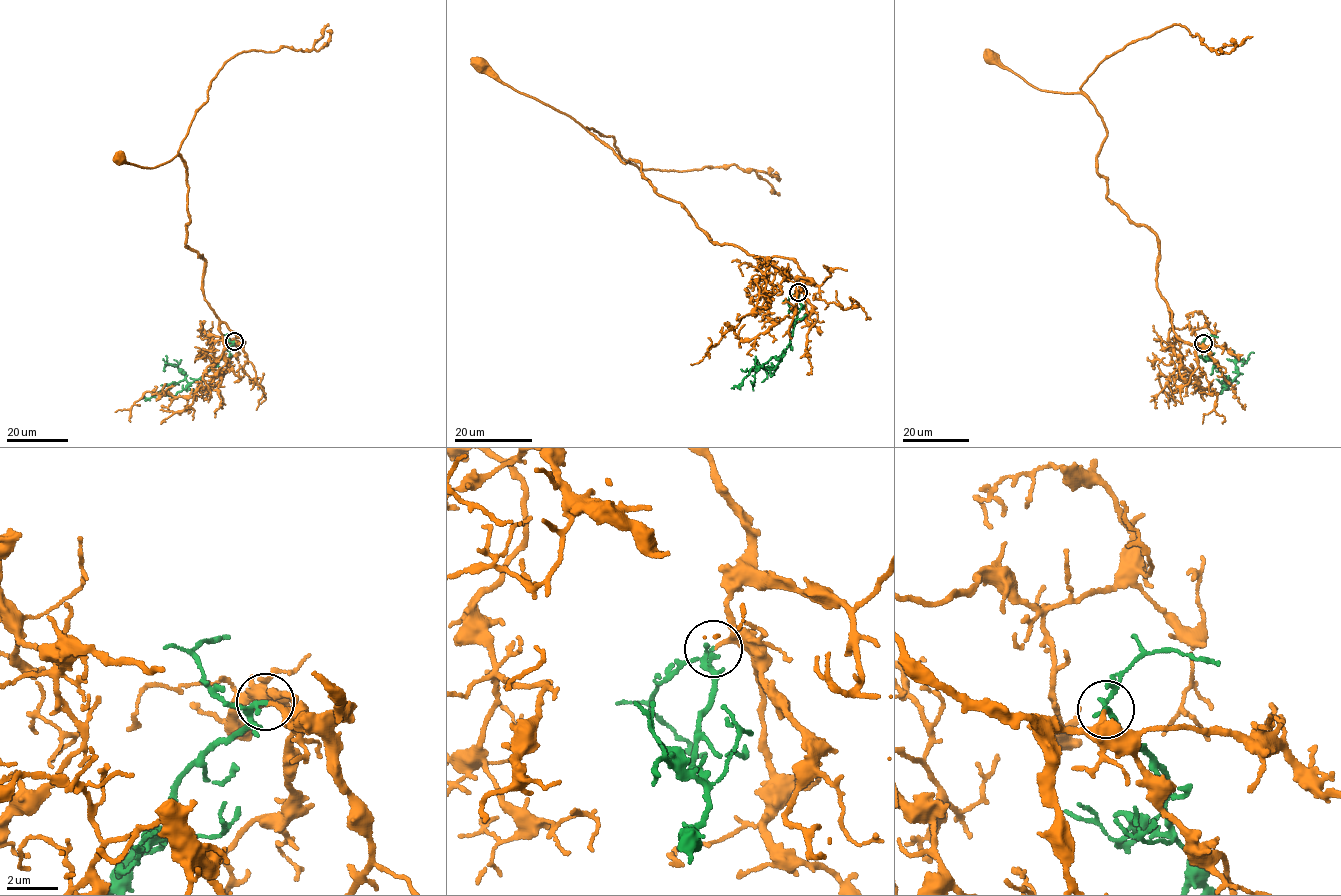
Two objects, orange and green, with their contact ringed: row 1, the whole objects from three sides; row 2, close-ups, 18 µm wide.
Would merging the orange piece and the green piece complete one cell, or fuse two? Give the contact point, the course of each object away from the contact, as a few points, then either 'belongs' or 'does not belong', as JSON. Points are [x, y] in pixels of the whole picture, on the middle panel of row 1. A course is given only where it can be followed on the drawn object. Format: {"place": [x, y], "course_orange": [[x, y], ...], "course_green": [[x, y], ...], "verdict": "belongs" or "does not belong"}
{"place": [798, 292], "course_orange": [[798, 293], [792, 259], [712, 242], [639, 163], [480, 63]], "course_green": [[797, 292], [796, 321], [789, 345], [784, 349], [780, 362], [774, 368], [753, 366], [741, 383], [731, 388]], "verdict": "belongs"}

